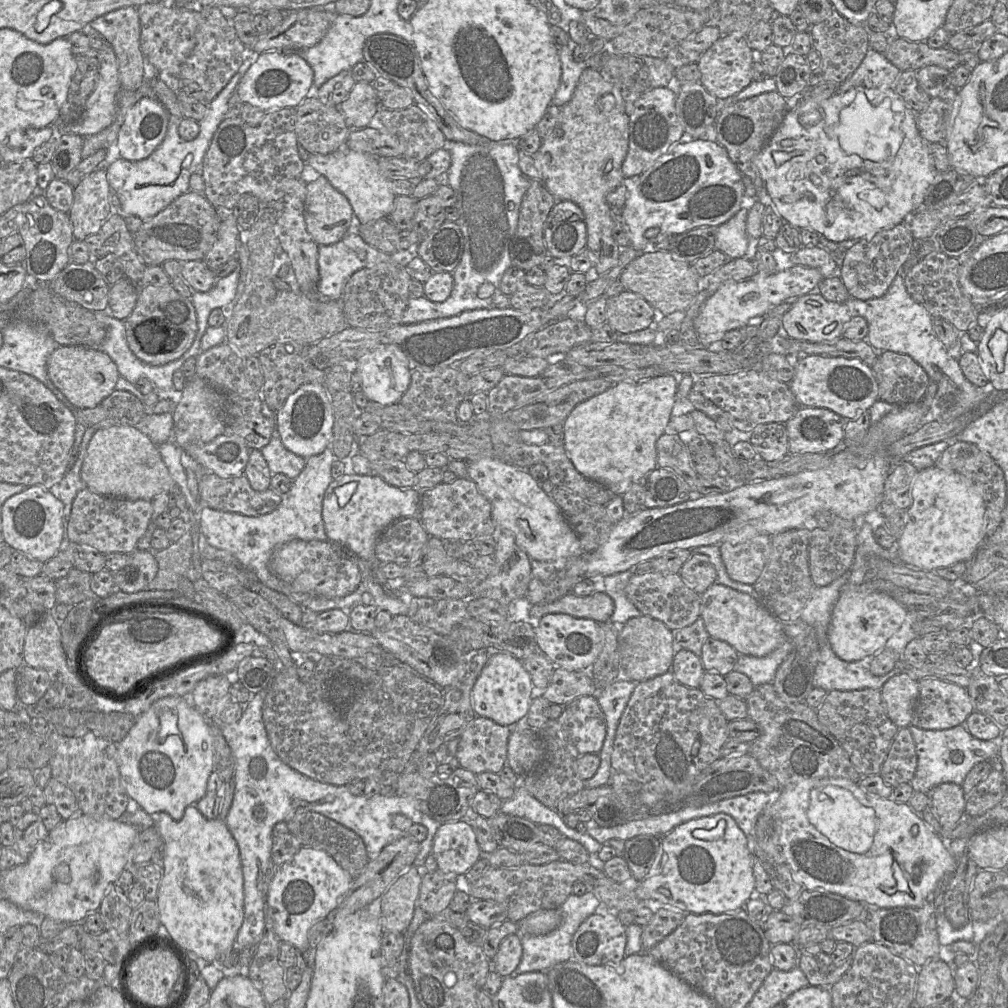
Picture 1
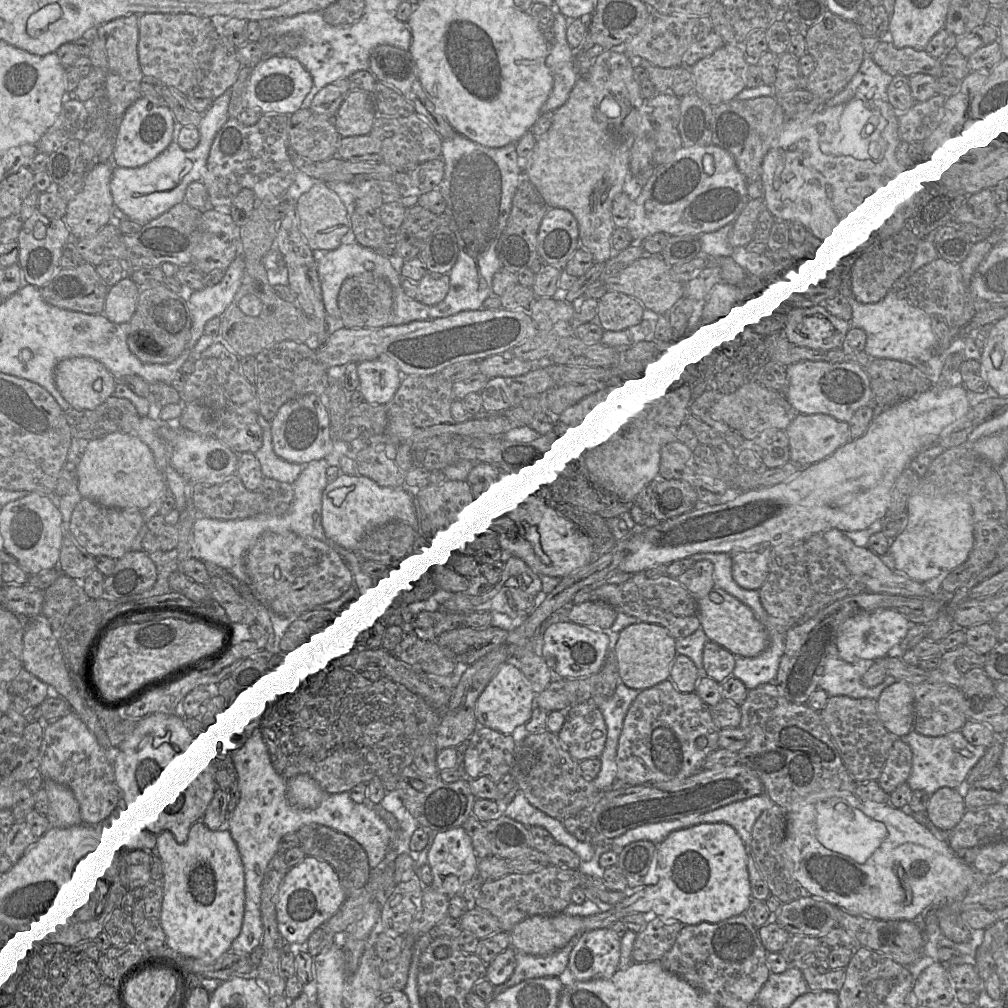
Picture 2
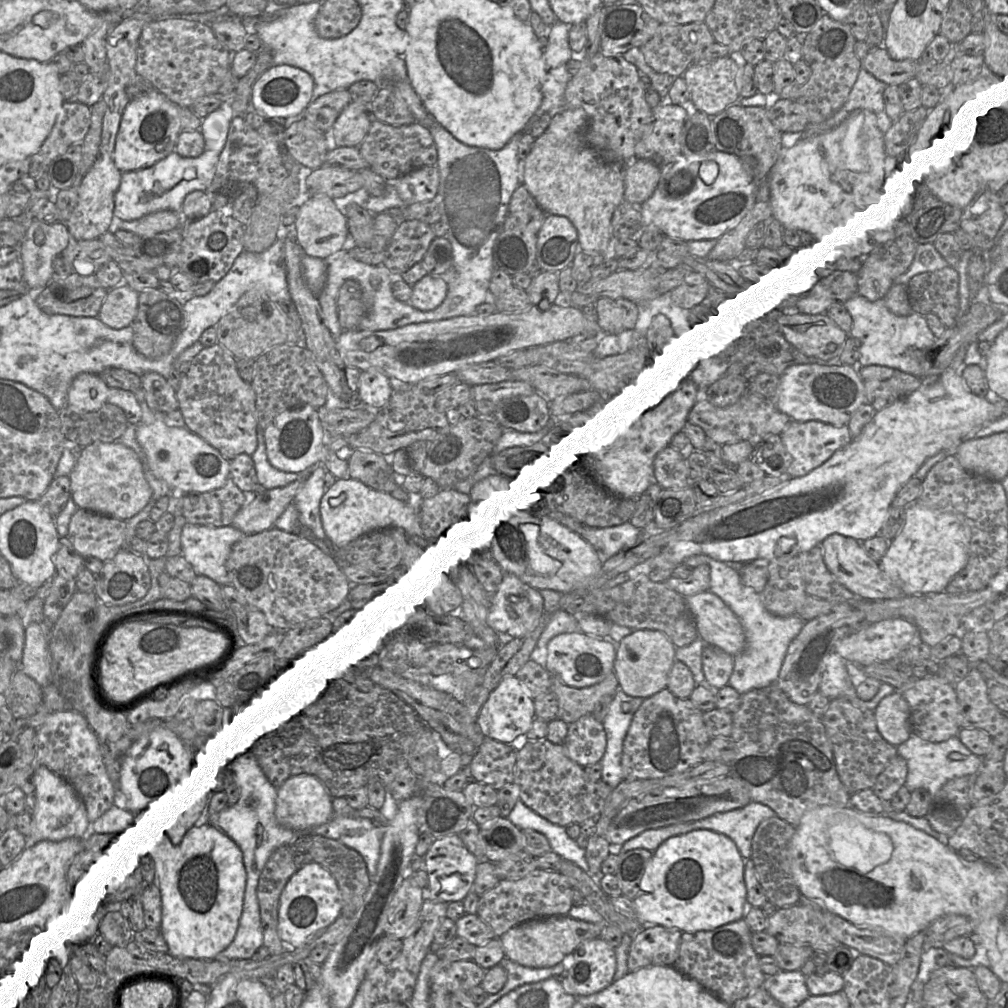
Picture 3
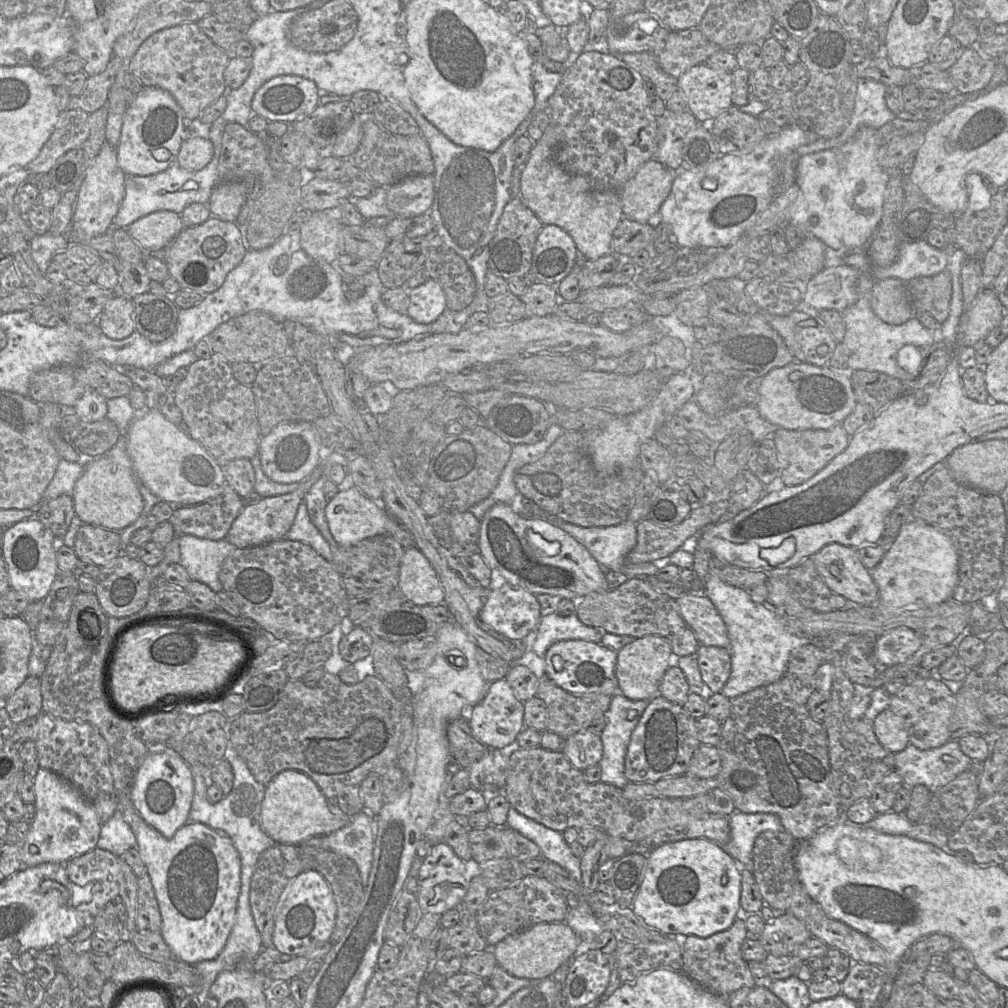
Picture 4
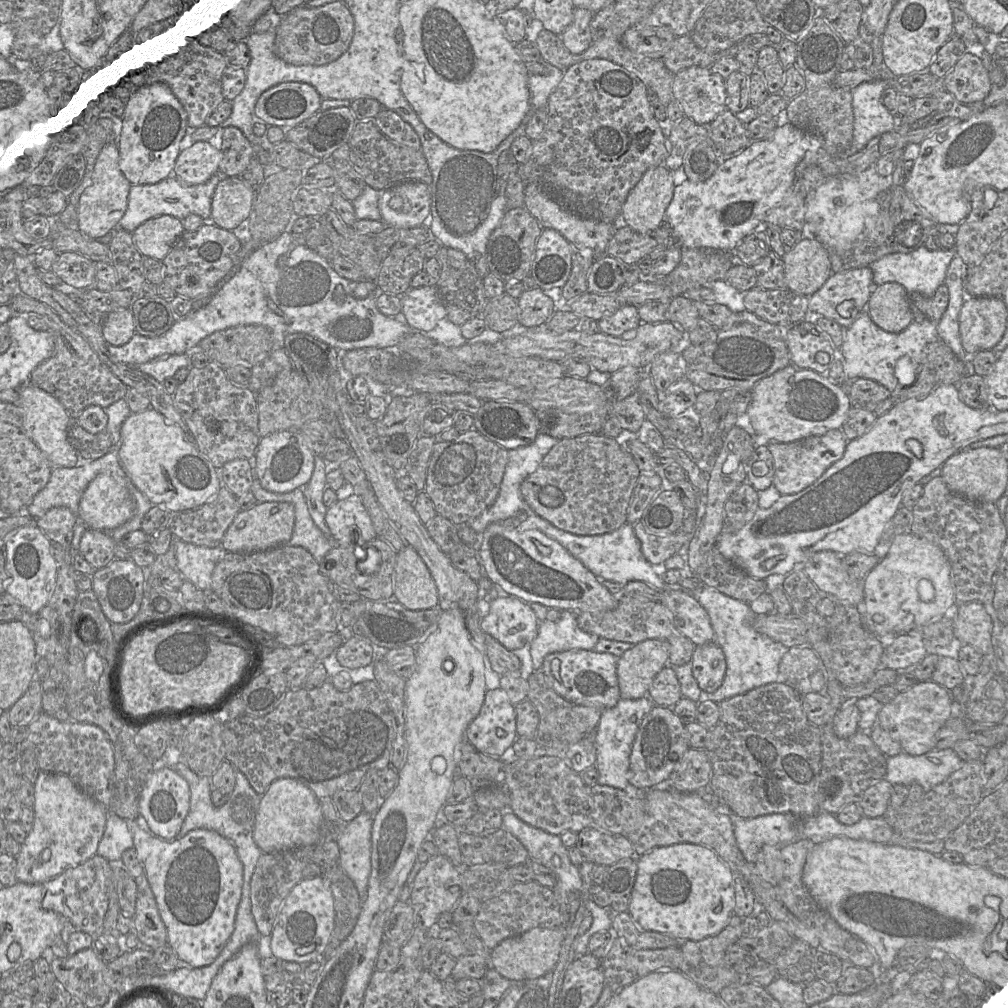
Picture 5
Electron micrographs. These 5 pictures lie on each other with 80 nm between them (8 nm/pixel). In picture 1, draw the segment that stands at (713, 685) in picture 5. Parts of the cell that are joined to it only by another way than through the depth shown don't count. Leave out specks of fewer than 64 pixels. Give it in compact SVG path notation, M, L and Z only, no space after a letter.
M709 636L703 644L701 660L705 672L726 676L734 671L738 656L730 644Z

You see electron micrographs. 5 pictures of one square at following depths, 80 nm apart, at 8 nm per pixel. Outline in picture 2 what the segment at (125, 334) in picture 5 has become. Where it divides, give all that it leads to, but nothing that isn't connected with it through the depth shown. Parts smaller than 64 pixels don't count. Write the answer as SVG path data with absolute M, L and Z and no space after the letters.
M125 276L109 287L101 314L115 324L128 323L135 313L140 290L130 276Z

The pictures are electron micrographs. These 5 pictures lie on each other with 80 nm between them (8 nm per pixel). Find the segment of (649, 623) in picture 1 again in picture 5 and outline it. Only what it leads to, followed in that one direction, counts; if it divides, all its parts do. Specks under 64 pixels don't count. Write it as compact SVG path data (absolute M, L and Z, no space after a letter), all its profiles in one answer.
M647 639L632 645L618 658L620 698L647 695L655 676L669 663L670 645L663 639Z

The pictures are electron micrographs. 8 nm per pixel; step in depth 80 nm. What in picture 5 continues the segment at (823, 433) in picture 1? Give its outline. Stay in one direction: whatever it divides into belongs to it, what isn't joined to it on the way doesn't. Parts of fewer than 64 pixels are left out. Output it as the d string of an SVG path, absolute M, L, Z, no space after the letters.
M833 429L823 435L809 436L789 443L769 443L775 474L773 485L781 495L797 494L812 485L836 461L840 460L848 445L842 429Z

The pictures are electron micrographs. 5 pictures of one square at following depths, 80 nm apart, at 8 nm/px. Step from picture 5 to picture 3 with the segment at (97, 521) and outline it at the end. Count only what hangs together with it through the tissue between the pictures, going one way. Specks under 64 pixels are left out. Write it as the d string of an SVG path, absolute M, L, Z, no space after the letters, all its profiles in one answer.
M118 441L94 442L81 448L69 477L71 497L78 508L123 521L137 515L152 497L139 456Z

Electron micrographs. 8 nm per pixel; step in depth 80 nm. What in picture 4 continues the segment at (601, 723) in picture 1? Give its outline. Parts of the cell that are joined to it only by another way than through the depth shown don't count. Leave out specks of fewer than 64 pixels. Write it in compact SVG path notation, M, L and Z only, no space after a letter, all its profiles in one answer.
M587 728L574 733L565 740L562 751L570 763L581 771L599 764L603 755L600 732Z

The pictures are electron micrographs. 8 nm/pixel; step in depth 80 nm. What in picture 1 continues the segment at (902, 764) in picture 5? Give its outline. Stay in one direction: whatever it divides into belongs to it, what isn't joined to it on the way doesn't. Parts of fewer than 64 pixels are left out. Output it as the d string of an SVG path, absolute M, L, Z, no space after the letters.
M965 723L949 729L926 730L911 725L909 727L915 741L918 764L915 775L910 781L914 791L930 793L942 783L962 785L969 771L979 762L992 760L999 762L1001 735L992 740L975 738L967 730Z

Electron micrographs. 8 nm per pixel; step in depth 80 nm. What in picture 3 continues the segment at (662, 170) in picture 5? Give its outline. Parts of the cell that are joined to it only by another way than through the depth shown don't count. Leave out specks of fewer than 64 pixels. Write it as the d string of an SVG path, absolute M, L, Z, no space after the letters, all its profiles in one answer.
M634 159L624 169L624 200L642 205L655 191L661 176L661 168L655 163Z

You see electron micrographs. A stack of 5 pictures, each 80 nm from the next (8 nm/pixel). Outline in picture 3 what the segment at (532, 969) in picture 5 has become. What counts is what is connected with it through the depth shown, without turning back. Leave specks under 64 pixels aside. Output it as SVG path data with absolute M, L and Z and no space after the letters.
M568 915L537 918L509 929L500 937L505 957L526 967L544 968L560 963L585 940L599 937L603 923L591 923Z

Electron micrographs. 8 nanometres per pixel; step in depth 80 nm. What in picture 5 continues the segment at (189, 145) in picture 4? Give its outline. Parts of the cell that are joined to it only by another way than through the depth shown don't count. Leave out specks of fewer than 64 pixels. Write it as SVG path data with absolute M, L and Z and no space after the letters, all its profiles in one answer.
M196 141L180 151L172 176L187 185L205 183L219 173L222 154L209 141Z

